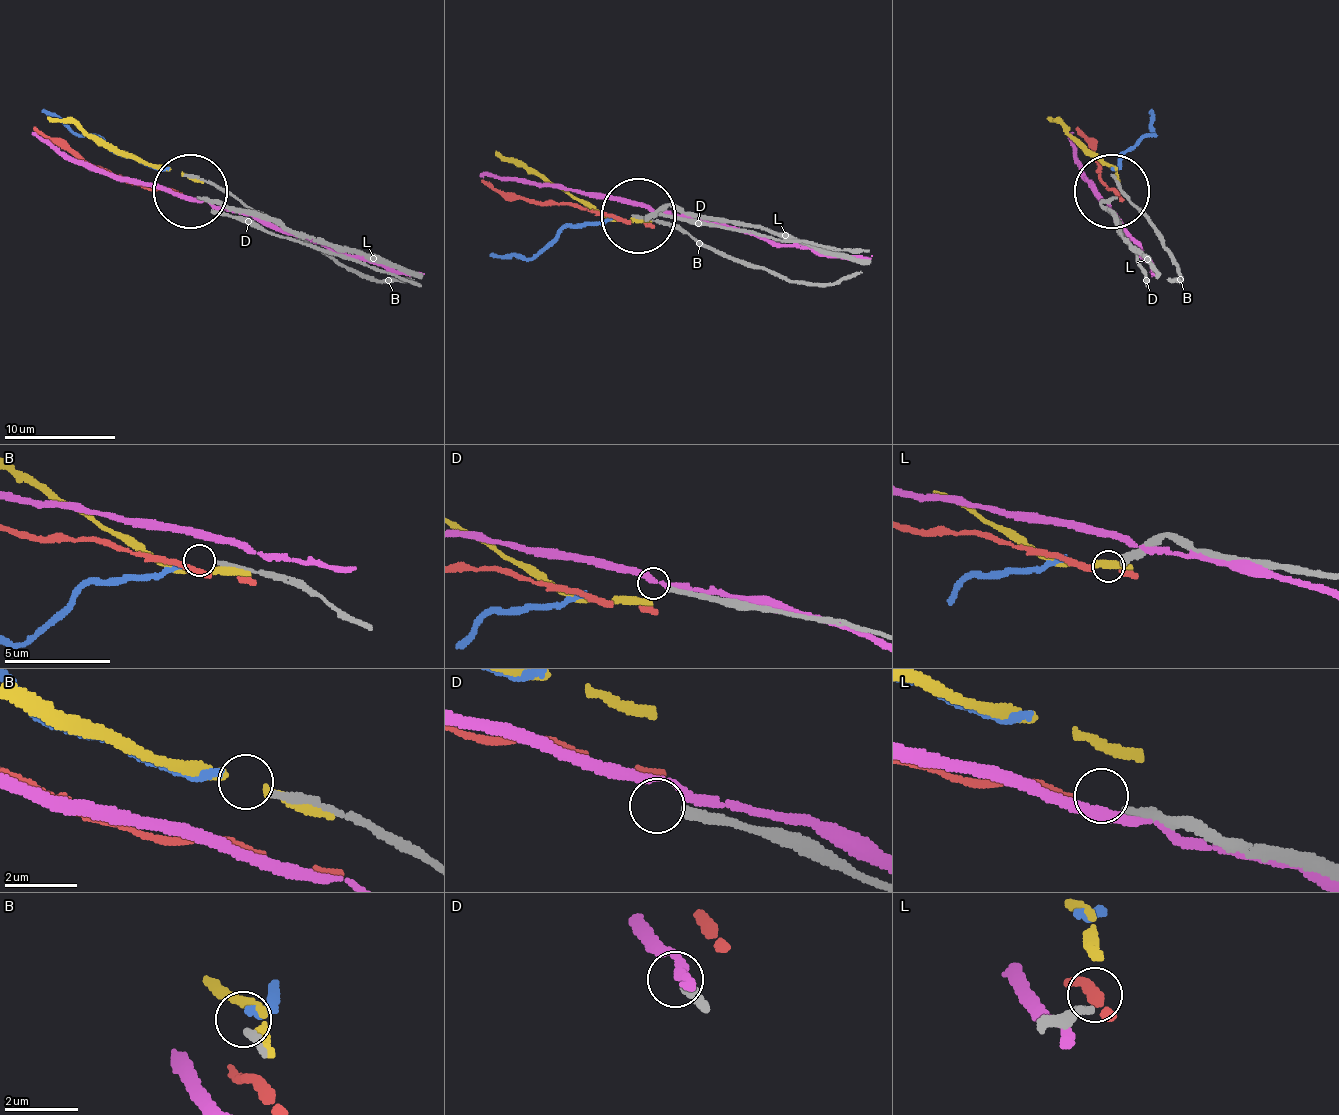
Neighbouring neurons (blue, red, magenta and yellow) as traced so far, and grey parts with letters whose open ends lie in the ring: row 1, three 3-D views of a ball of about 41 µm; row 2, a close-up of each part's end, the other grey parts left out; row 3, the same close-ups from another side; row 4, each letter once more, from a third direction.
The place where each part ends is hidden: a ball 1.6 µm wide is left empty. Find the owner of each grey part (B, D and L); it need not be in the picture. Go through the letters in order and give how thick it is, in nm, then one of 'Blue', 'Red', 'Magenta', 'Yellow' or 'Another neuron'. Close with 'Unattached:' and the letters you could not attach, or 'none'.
B: Thickness 200 nm. Blue
D: Thickness 220 nm. Another neuron
L: Thickness 280 nm. Another neuron
Unattached: D, L

